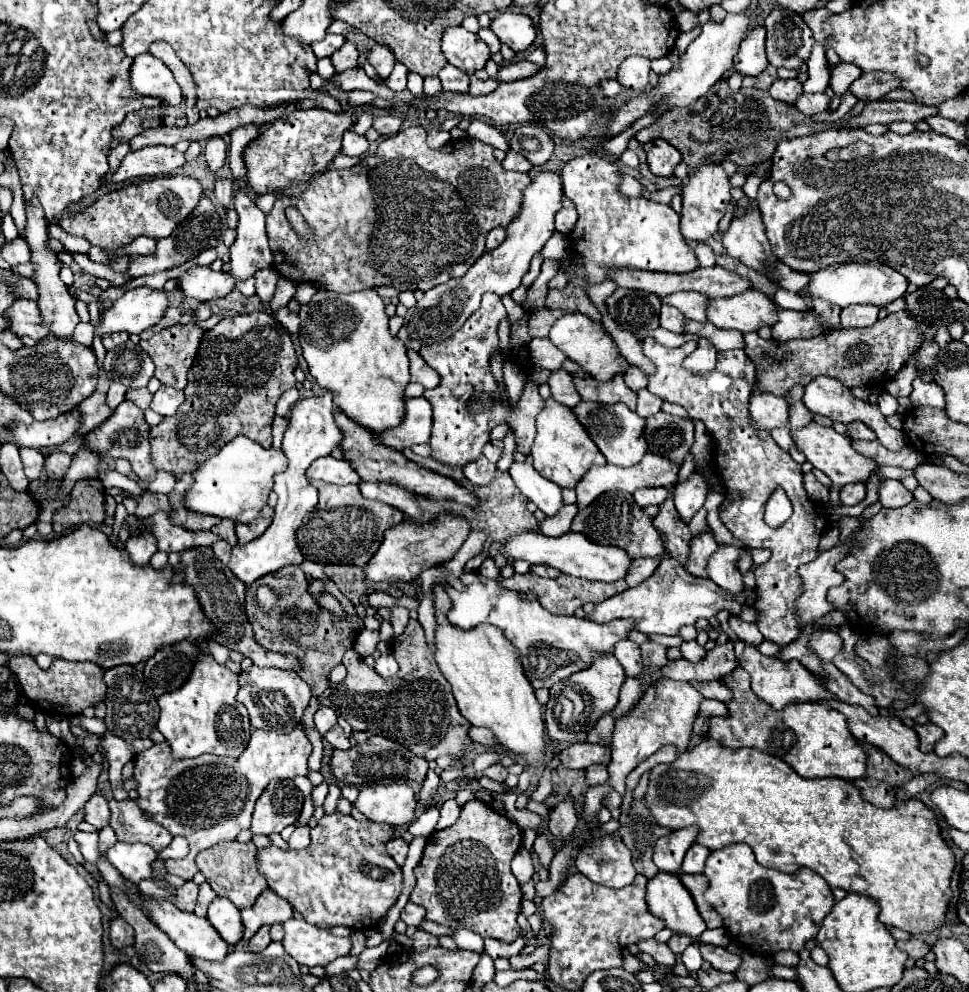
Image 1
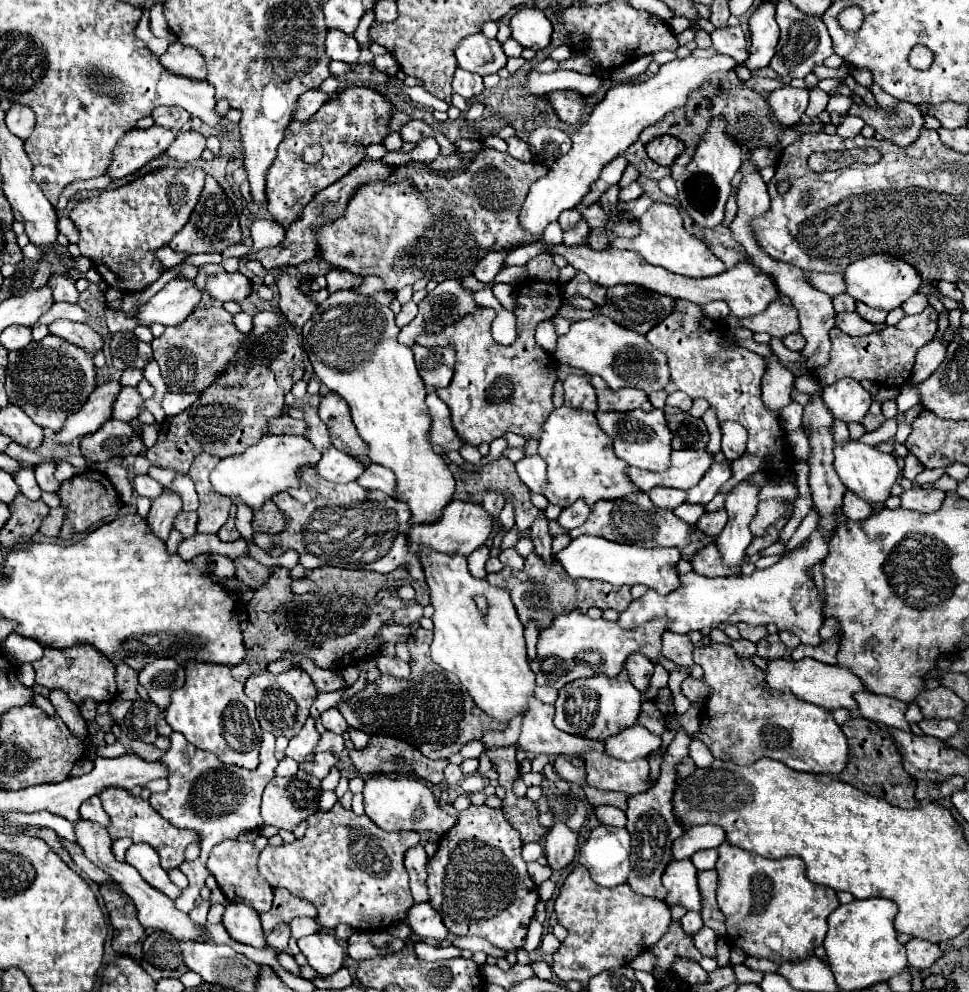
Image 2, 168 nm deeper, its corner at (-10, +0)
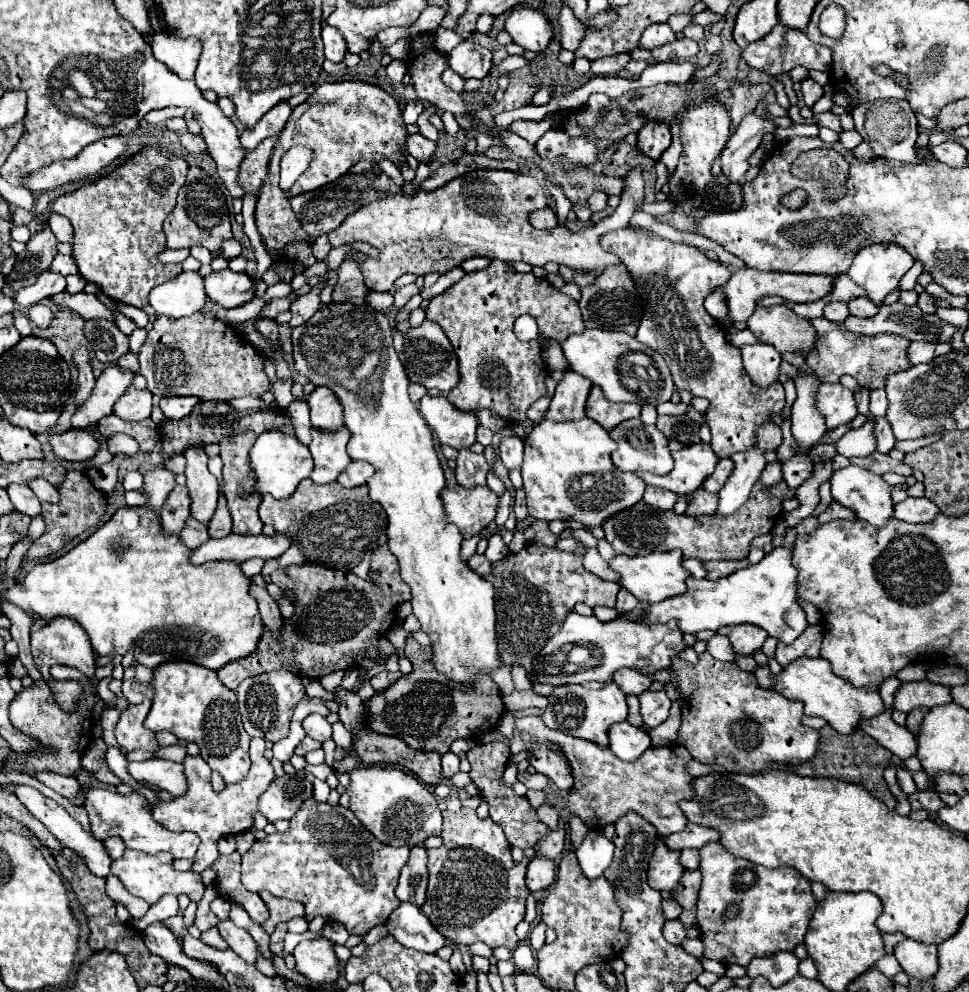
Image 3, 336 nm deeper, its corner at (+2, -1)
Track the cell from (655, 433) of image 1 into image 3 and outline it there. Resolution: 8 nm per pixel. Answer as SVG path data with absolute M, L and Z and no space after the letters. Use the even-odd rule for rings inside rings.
M680 415L680 417L658 417L656 427L668 437L668 447L672 453L678 449L684 449L688 445L700 443L700 435L698 435L700 427L684 415Z

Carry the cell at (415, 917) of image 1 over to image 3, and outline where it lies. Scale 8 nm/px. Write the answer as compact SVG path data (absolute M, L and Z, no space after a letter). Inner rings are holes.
M400 903L388 923L388 931L396 941L400 941L404 947L412 947L424 953L436 953L440 947L446 945L444 935L440 935L434 925L424 917L418 905L412 903Z

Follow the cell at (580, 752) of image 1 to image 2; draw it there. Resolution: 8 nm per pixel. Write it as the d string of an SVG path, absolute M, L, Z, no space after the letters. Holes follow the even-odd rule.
M642 724L624 728L622 732L608 738L606 742L606 754L620 760L628 760L628 762L636 758L646 758L658 748L660 748L660 736L652 734Z

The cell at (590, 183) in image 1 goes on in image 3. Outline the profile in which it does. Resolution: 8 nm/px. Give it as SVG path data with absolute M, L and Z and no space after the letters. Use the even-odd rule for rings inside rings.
M646 229L612 231L602 235L600 243L602 249L622 259L644 301L644 317L636 339L664 357L678 391L686 389L710 401L706 423L712 429L710 445L714 453L718 457L730 457L736 451L752 449L758 427L772 421L772 413L782 411L784 387L782 383L774 383L770 389L758 389L744 373L740 349L728 343L722 325L710 317L702 305L708 293L728 281L730 271L718 261L708 259L700 249L672 243ZM670 293L676 293L682 301L668 299Z

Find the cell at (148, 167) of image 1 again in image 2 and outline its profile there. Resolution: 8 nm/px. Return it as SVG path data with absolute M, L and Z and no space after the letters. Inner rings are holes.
M182 130L174 144L166 150L170 158L174 158L178 164L190 164L200 160L202 152L206 150L206 138L196 130Z

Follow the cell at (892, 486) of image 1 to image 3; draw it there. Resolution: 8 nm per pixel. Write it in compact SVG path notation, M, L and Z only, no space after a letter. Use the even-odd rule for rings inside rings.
M908 497L906 501L894 505L894 517L906 523L924 523L936 517L938 507L936 503L928 501L926 497Z

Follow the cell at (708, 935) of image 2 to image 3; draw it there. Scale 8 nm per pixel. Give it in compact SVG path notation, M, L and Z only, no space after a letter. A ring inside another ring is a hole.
M678 919L666 921L666 925L664 925L664 937L666 937L666 941L670 941L672 945L682 945L682 943L688 939L686 927L684 927Z

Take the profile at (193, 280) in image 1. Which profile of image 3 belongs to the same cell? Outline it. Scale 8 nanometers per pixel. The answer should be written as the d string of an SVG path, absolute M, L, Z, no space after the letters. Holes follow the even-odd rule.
M224 269L204 277L206 295L220 307L240 307L254 297L254 279L246 273Z

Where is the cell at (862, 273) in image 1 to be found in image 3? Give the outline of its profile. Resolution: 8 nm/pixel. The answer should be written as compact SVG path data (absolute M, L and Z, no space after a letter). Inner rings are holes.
M888 243L888 245L870 245L862 253L856 253L856 257L854 257L854 261L848 269L848 277L868 293L868 299L872 303L880 305L888 293L898 289L900 279L904 277L904 273L912 265L914 265L912 255L908 255L904 249L900 249L900 245L892 245L892 243Z

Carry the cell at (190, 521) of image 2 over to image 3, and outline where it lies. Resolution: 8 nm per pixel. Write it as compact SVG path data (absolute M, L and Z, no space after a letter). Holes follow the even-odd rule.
M188 519L184 529L178 533L178 537L188 549L196 549L204 541L208 541L208 529L206 525L200 525L196 519Z

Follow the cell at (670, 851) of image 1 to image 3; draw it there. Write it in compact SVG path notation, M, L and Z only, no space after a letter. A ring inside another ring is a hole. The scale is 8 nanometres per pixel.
M688 823L684 831L672 833L664 839L666 847L672 851L682 851L682 849L702 849L708 841L718 841L720 833L710 827L702 827L696 823Z

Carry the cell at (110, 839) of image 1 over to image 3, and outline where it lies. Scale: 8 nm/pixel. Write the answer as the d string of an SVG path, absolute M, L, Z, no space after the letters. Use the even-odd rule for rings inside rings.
M112 837L112 839L108 839L108 841L104 841L104 847L108 849L108 855L112 857L112 859L118 859L122 853L124 853L124 841L120 841L118 837Z

